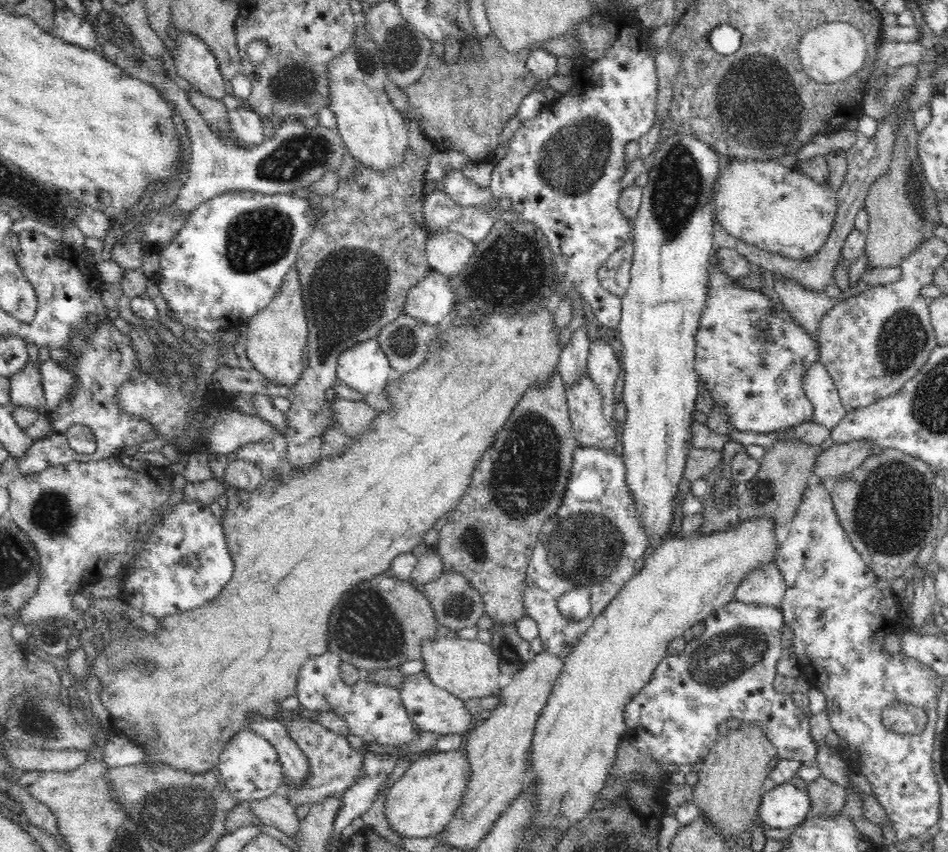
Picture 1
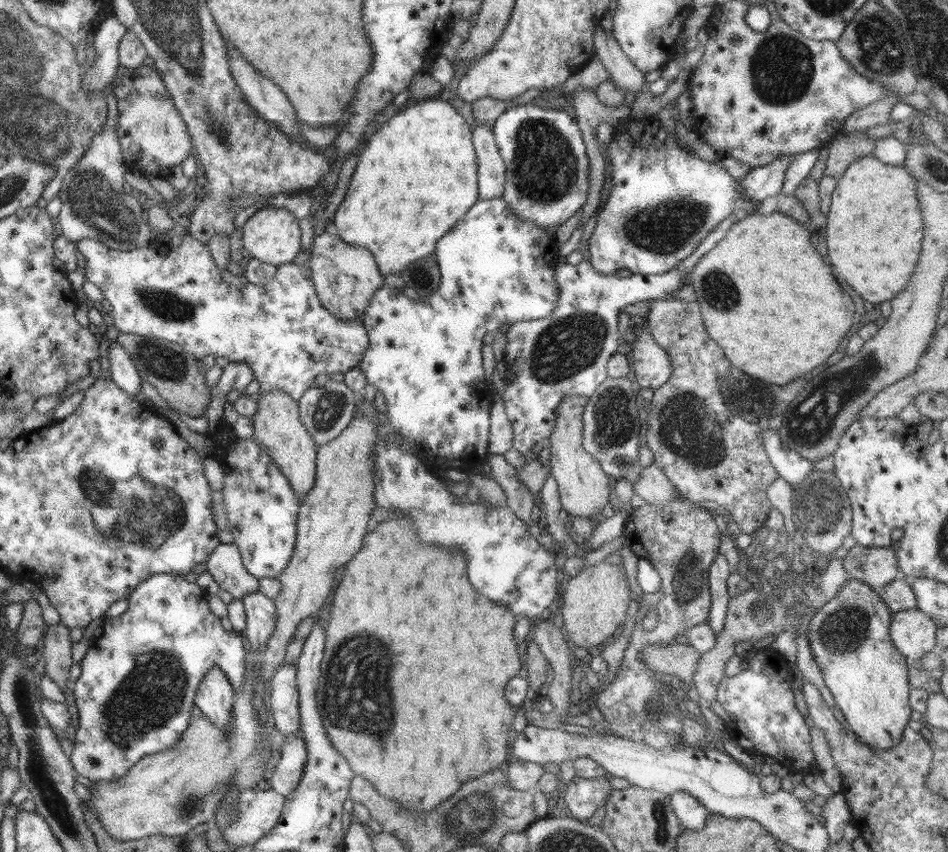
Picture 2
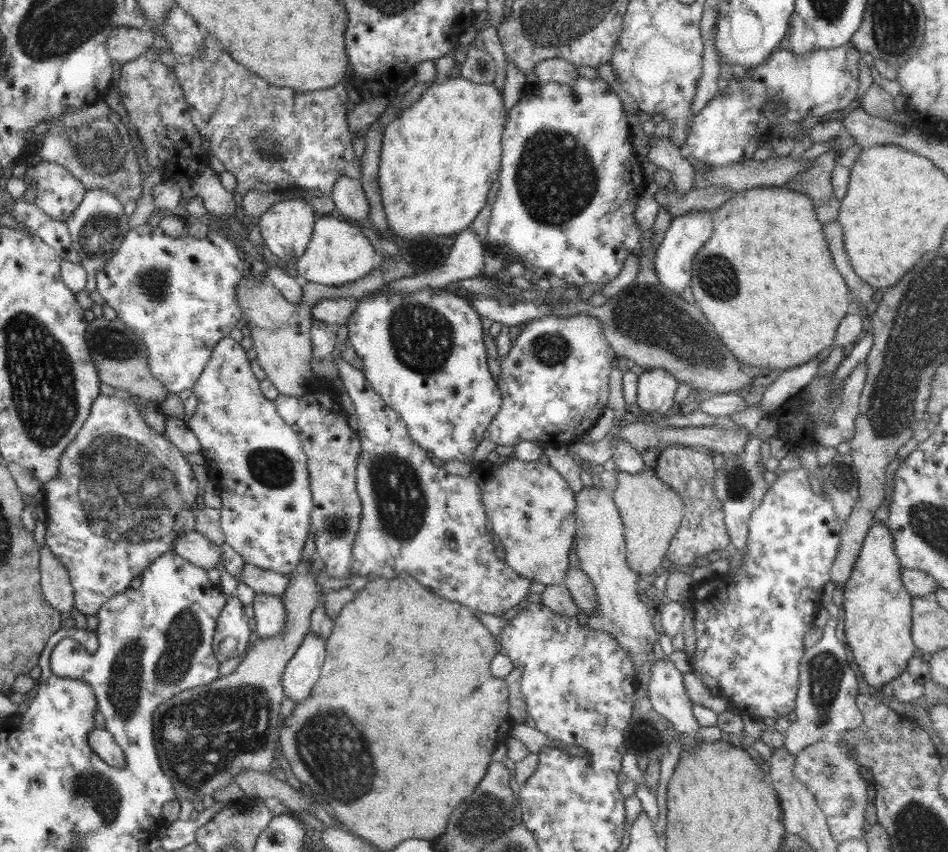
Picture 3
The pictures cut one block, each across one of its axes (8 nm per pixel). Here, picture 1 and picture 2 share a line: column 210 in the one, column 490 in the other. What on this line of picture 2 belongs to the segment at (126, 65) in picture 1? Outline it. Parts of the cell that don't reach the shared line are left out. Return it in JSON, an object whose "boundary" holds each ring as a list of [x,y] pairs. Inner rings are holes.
{"boundary":[[[474,119],[474,125],[472,143],[478,162],[479,198],[501,198],[505,189],[506,168],[495,142],[494,132],[480,123],[480,120]]]}

